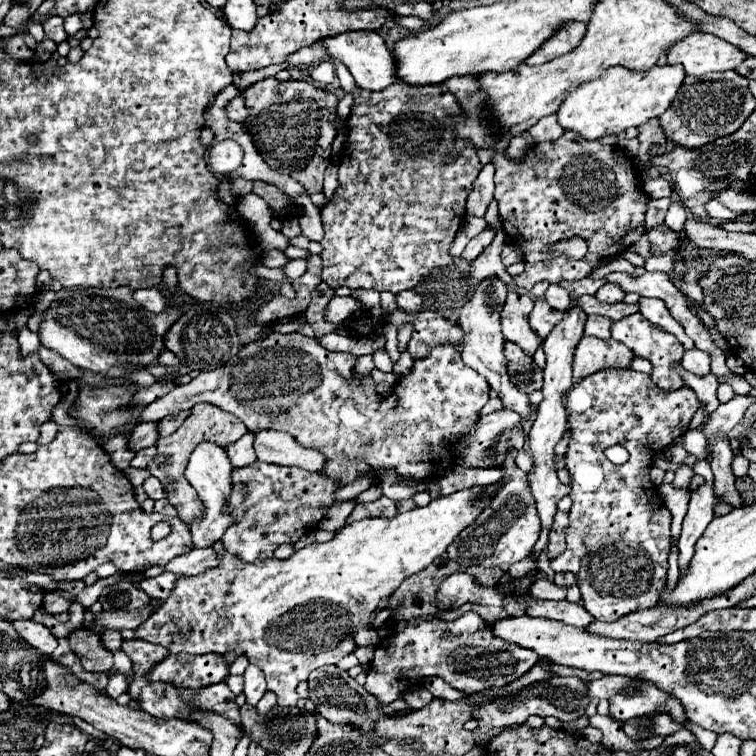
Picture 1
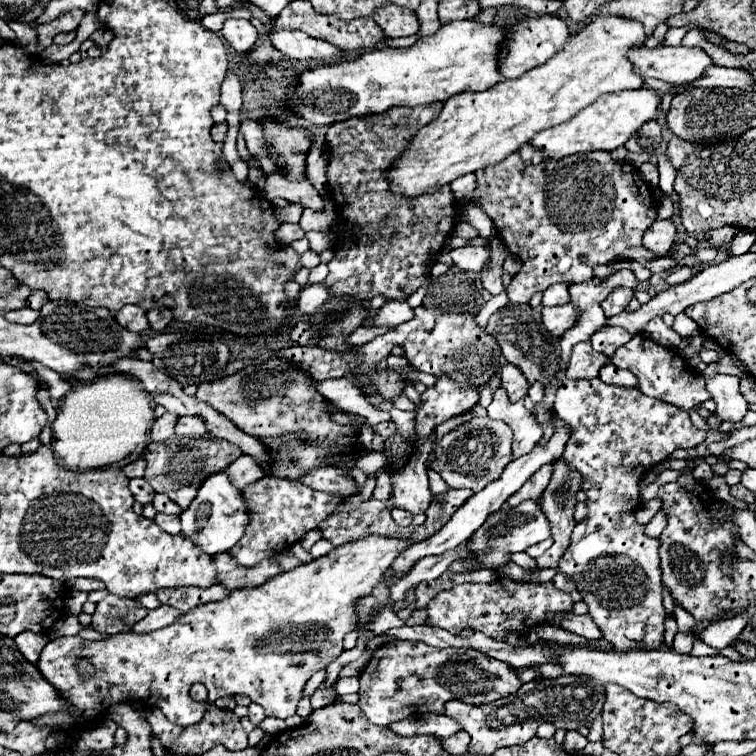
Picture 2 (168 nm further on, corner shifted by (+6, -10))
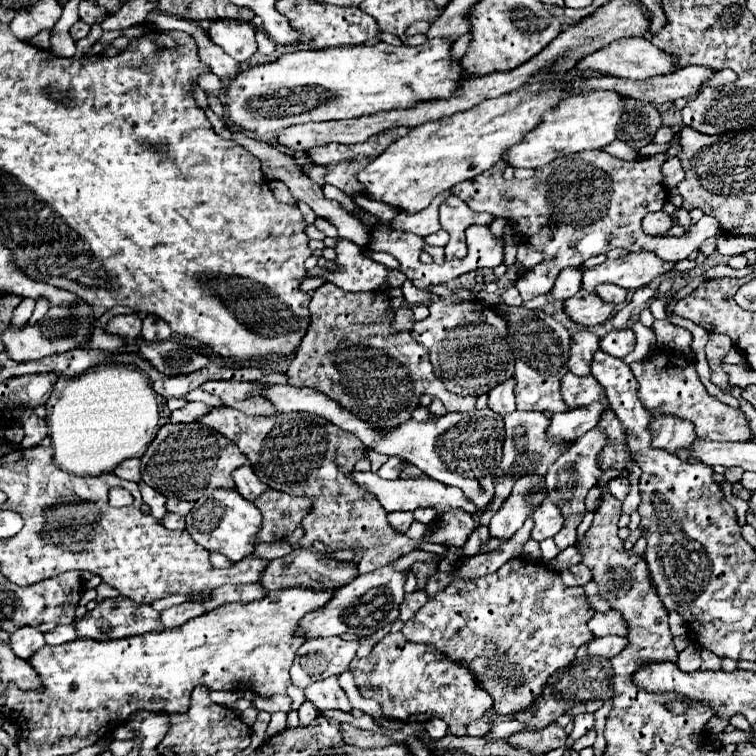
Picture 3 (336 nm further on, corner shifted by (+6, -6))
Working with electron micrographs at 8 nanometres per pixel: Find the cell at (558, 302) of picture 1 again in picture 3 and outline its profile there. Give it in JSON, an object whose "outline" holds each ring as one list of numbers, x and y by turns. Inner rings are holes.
{"outline":[[567,267,565,271,559,273,557,281,555,281,555,287,553,287,553,297,559,299,559,301,565,301,569,297,573,297,577,291,581,291,581,275,583,275,583,269,573,269,573,267]]}

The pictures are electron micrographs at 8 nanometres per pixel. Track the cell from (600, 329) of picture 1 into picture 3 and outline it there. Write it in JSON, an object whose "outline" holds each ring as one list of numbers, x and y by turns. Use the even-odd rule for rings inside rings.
{"outline":[[631,329,611,331,601,339,601,349,617,359,623,359,635,349,635,333]]}

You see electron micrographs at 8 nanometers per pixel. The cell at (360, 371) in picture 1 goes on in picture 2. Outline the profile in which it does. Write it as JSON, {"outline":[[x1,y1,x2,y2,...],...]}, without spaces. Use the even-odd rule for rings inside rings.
{"outline":[[341,377,341,379,327,379,317,385,317,391,327,397,335,407,345,409,347,413,363,415,371,425,377,425,381,421,389,421,391,415,375,409,361,393,359,385,353,381,353,377]]}

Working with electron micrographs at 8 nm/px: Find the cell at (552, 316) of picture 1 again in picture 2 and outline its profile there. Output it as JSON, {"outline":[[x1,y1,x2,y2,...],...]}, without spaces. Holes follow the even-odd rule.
{"outline":[[567,303,563,307,543,307,543,325,553,337,561,337,563,331,567,331,575,319,577,319,577,309]]}

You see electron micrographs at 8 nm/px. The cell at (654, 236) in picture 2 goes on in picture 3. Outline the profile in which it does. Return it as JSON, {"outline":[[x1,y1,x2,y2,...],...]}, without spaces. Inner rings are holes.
{"outline":[[659,211,659,213,653,213,653,215,645,215,641,227,647,235,663,235,667,229,671,229,673,225,673,219,671,215]]}

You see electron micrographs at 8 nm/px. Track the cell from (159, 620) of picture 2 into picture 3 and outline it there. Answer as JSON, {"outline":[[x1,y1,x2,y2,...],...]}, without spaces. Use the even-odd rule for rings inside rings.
{"outline":[[187,601,187,603,181,603,181,605,175,605,175,607,165,609,161,613,161,623,165,627,179,627,179,625,187,623,189,619,193,619,197,615,203,615,203,613,207,613,207,609,201,603]]}

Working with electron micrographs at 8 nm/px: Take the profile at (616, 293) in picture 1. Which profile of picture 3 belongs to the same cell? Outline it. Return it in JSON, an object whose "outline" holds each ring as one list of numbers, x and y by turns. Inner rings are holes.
{"outline":[[601,285,601,287,597,287,597,295,607,303,615,303,617,307,621,307,625,303,627,293,629,293,627,289,617,287,617,285]]}

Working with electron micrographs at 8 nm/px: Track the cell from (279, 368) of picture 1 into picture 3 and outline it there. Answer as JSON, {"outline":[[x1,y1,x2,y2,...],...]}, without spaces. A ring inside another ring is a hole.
{"outline":[[205,381,201,385,203,391,217,395,225,401,227,407,239,409,245,415,277,415,275,407,259,395,265,385,249,383,249,381]]}

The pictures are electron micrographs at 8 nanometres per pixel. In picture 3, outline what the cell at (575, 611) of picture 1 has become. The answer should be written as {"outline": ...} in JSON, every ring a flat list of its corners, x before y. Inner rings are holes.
{"outline":[[609,609,607,613,597,613,589,621,589,629,593,631,595,637,605,637,605,635,625,635,629,627,625,627,623,615,619,611]]}

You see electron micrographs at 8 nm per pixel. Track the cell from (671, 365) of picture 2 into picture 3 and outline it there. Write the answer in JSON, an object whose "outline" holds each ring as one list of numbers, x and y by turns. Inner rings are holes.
{"outline":[[655,351,649,359,633,363,631,371,633,371,633,375,639,383,639,399,649,413,653,413,653,415,673,415,673,417,679,417,679,419,687,419,695,425,695,435,699,439,707,439,707,441,749,441,749,439,755,439,751,429,749,429,749,421,747,421,747,417,741,409,733,409,733,407,721,403,719,399,715,399,707,393,705,385,701,383,699,375,695,371,695,363,689,357,685,357,685,355,677,357,673,353]]}

